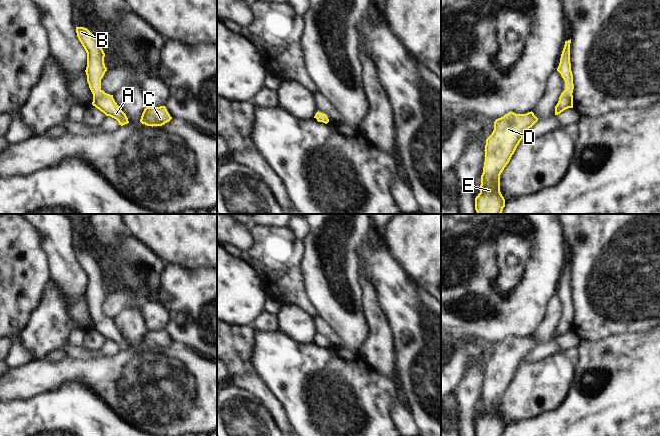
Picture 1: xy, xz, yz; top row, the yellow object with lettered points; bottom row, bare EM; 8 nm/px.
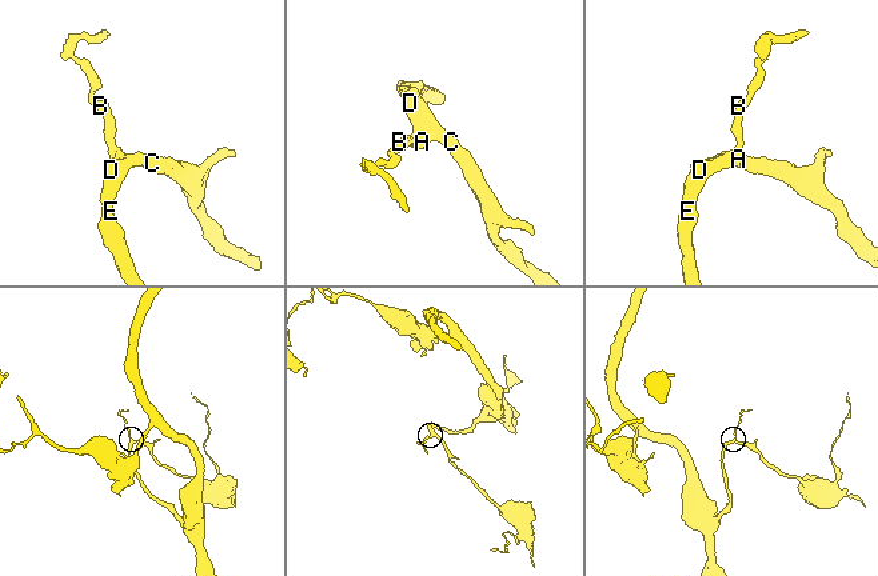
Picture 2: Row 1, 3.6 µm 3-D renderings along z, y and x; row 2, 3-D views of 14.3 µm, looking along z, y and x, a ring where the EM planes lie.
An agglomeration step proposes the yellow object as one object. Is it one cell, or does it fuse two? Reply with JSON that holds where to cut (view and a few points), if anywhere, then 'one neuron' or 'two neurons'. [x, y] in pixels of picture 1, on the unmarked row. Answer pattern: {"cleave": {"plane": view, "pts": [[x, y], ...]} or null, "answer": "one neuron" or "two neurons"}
{"cleave": null, "answer": "one neuron"}

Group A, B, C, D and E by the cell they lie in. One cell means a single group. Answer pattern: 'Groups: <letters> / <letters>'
Groups: A B C D E

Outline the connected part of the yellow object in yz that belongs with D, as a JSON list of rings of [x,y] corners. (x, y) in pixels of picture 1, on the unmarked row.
[[[532,335],[526,338],[509,336],[495,344],[494,354],[486,363],[480,417],[475,422],[476,436],[503,435],[505,423],[500,416],[500,399],[524,358],[537,345]]]

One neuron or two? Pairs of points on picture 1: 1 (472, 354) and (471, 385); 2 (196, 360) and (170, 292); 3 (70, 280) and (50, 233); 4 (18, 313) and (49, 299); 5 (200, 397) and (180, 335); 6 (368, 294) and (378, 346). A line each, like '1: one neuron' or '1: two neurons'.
1: two neurons
2: two neurons
3: one neuron
4: two neurons
5: two neurons
6: one neuron

